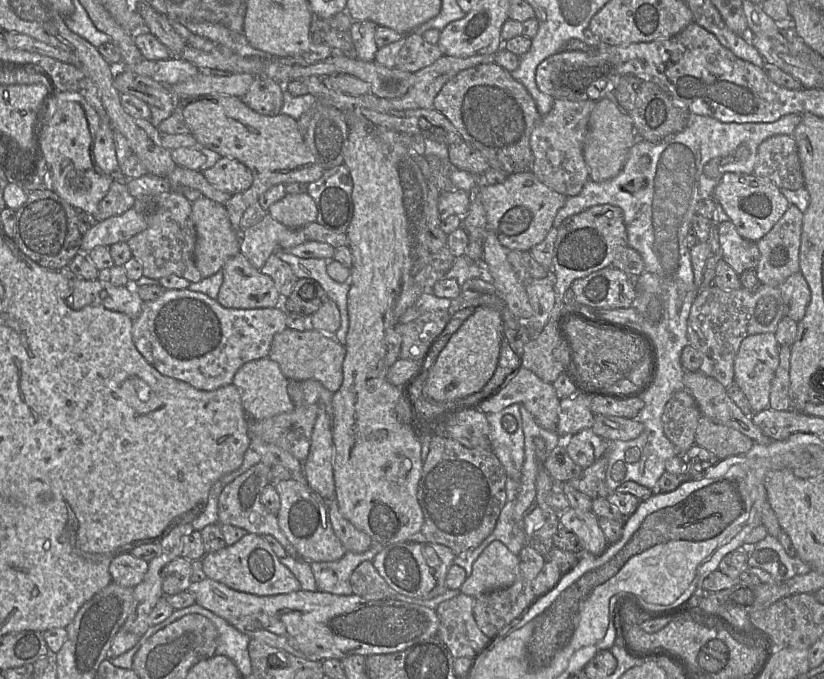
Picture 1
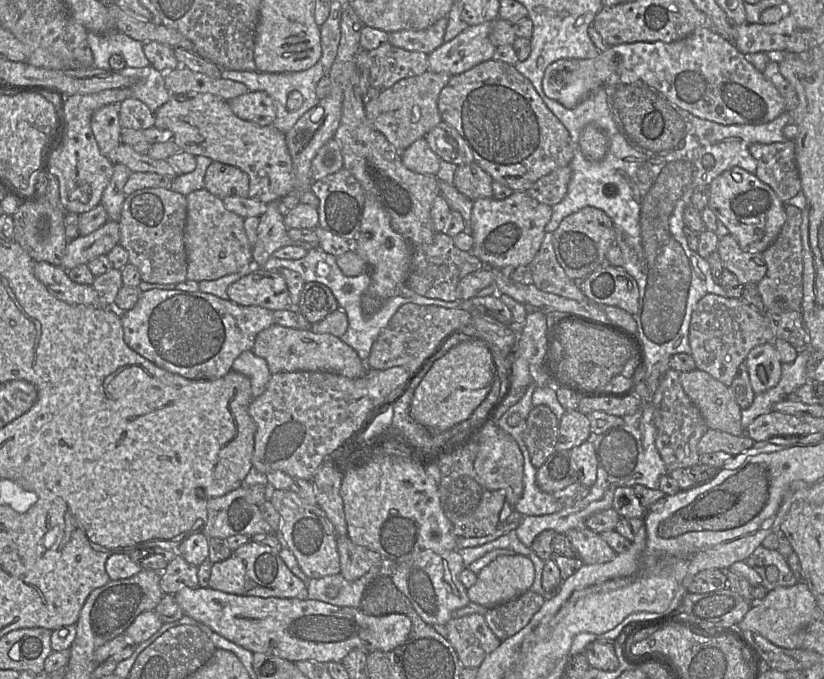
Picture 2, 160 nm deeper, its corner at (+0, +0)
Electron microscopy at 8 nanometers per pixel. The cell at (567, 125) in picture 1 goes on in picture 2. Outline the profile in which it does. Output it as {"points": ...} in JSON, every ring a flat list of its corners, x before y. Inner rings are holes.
{"points":[[570,165,558,168,538,179,527,193,538,202,554,207,566,195,571,176]]}

